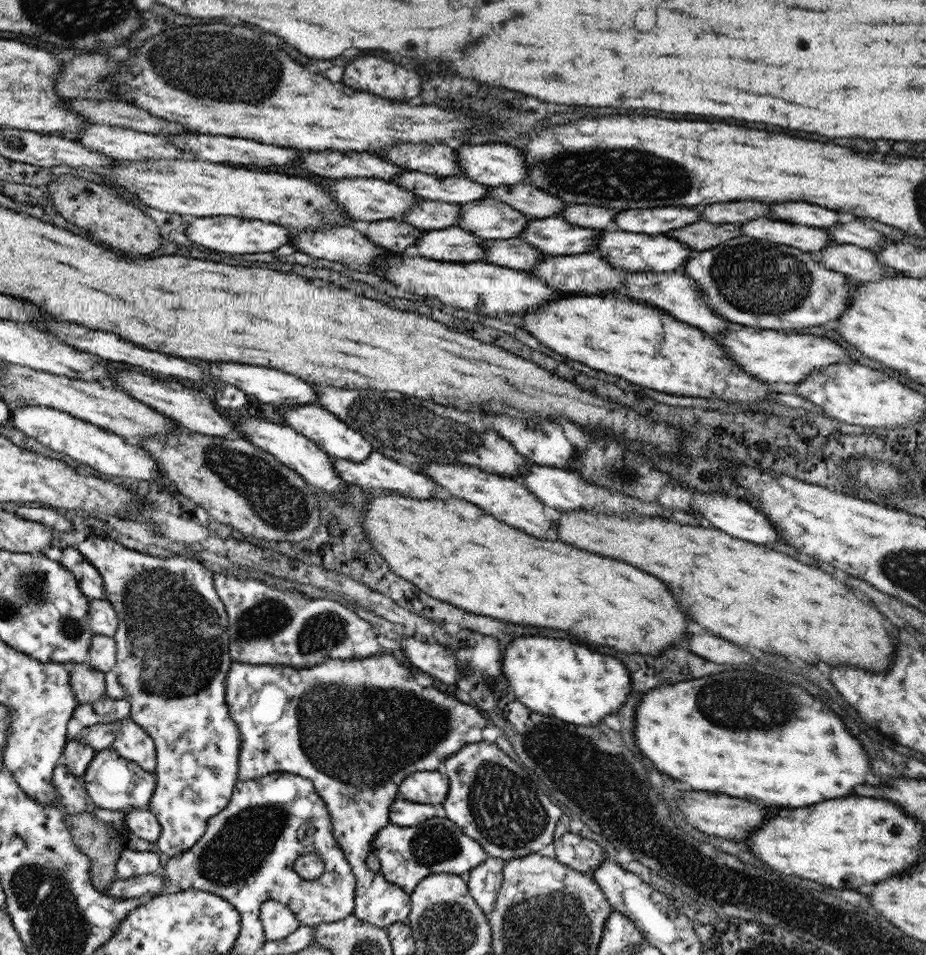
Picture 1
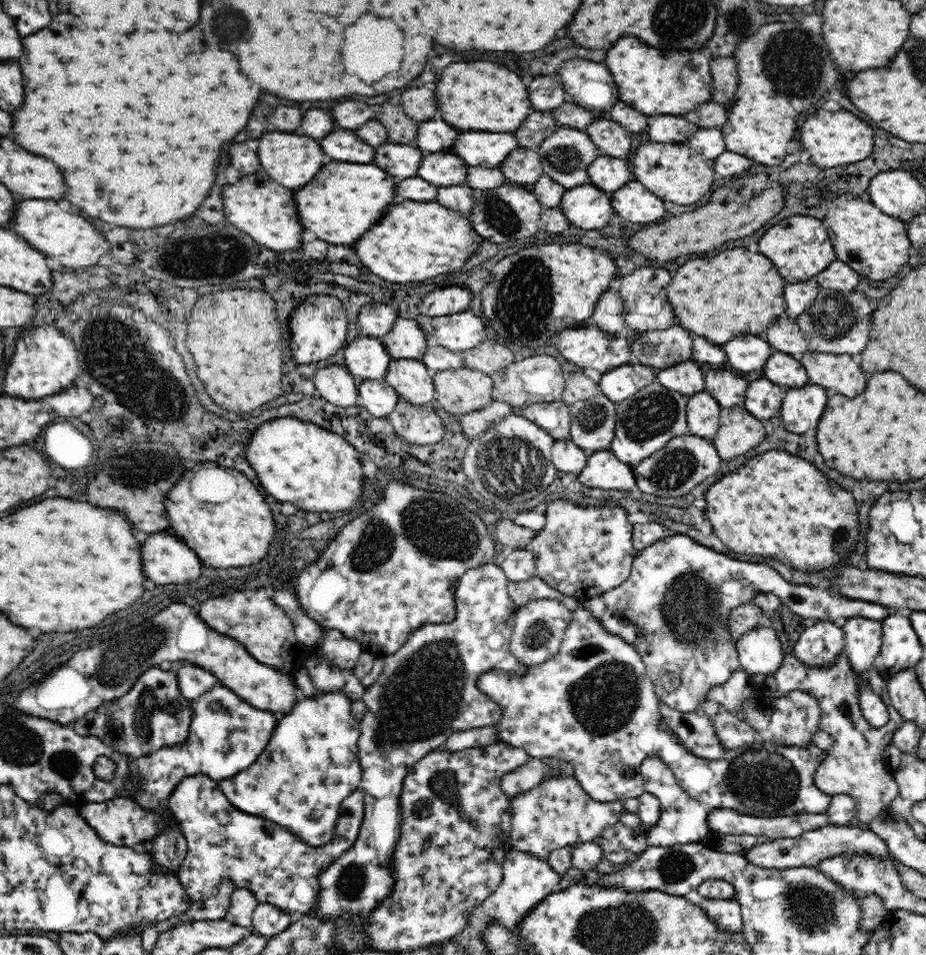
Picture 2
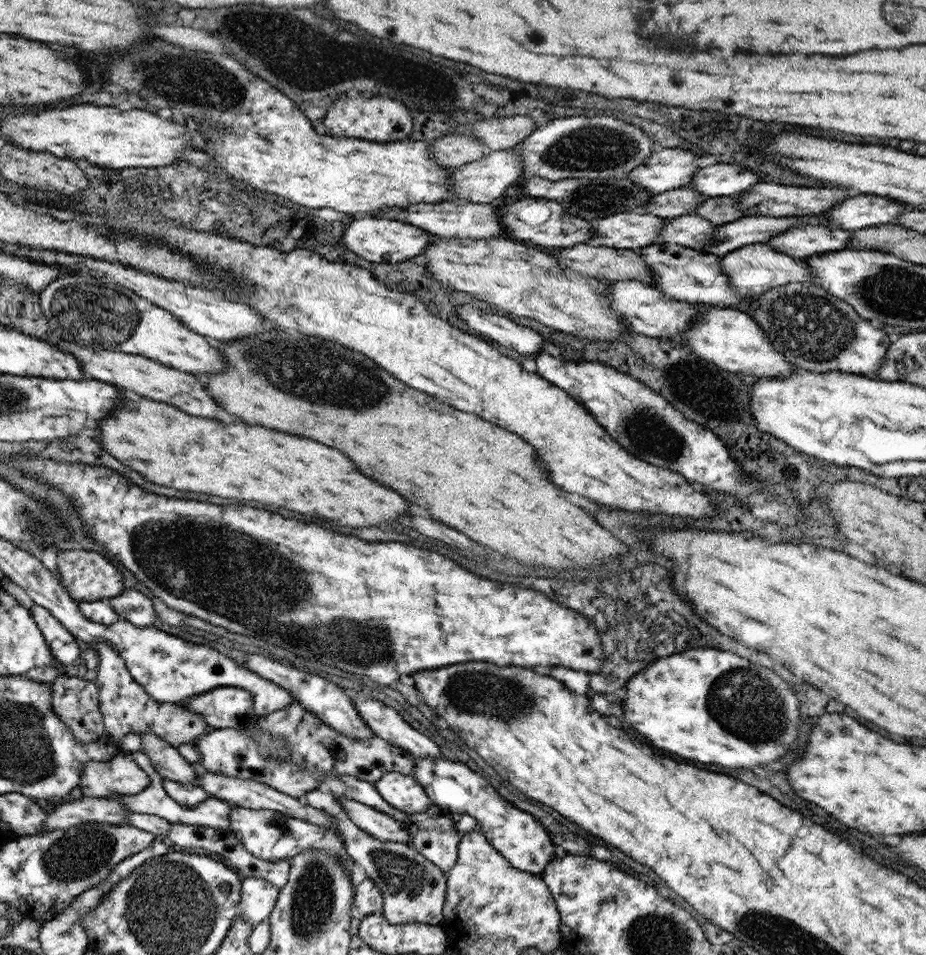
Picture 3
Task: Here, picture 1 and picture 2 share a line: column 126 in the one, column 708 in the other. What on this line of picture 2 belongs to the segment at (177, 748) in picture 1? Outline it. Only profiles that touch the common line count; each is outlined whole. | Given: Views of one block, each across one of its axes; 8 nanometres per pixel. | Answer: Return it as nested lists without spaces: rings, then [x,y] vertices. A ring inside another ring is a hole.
[[[682,533],[657,540],[648,548],[640,550],[639,554],[635,555],[631,574],[626,582],[616,588],[610,588],[600,596],[588,599],[582,606],[596,616],[608,632],[624,637],[624,640],[638,649],[660,703],[683,713],[702,714],[702,704],[706,702],[710,689],[724,684],[730,675],[740,668],[737,641],[731,637],[727,625],[730,613],[735,608],[752,602],[760,593],[775,594],[788,615],[798,614],[808,622],[835,623],[840,618],[847,621],[852,617],[868,617],[870,620],[881,621],[892,612],[878,603],[852,600],[840,596],[838,592],[828,592],[828,589],[810,588],[806,585],[793,586],[766,564],[752,564],[729,558]]]

